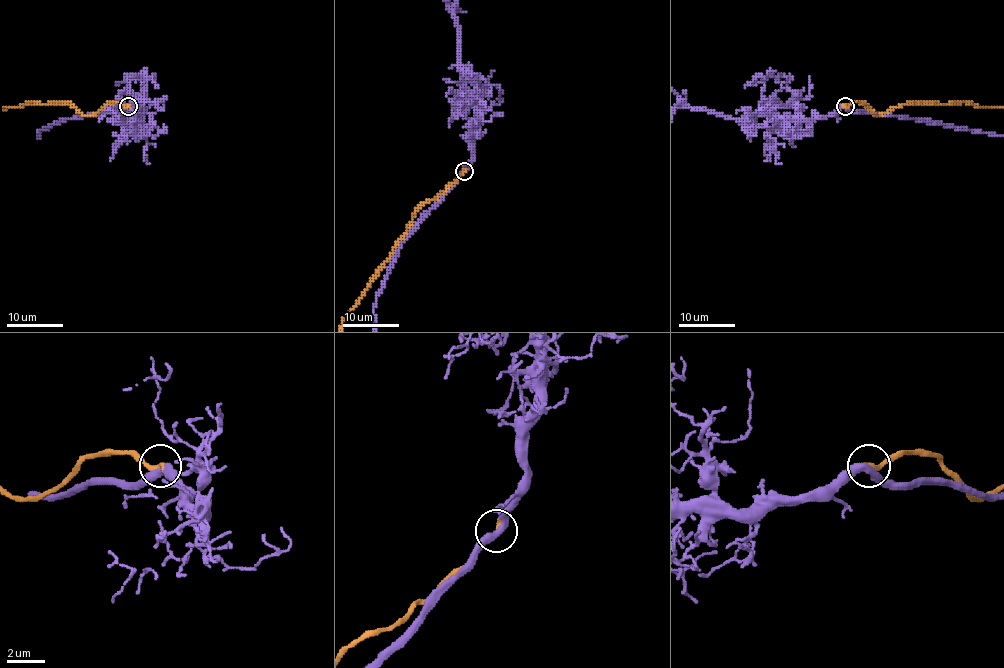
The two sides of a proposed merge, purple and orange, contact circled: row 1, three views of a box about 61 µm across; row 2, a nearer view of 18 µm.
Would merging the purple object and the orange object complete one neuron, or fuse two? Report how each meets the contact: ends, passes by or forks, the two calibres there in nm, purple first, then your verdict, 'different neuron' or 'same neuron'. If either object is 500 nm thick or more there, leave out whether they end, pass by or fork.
purple passes by | orange ends | 420/300 nm | same neuron

